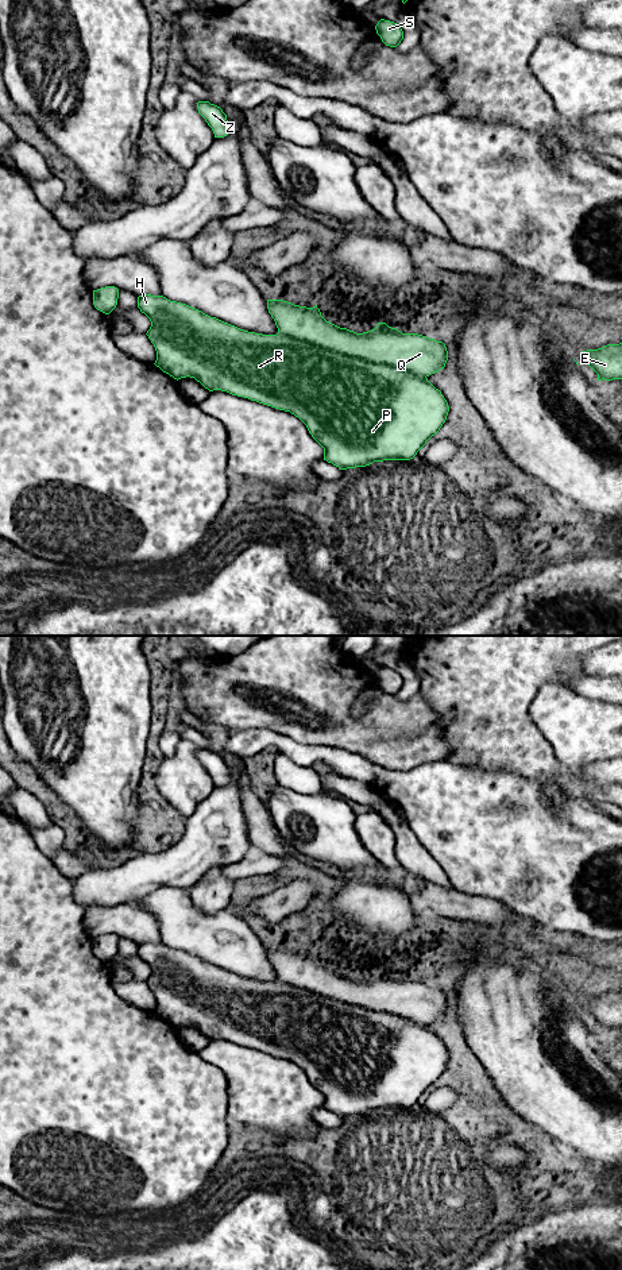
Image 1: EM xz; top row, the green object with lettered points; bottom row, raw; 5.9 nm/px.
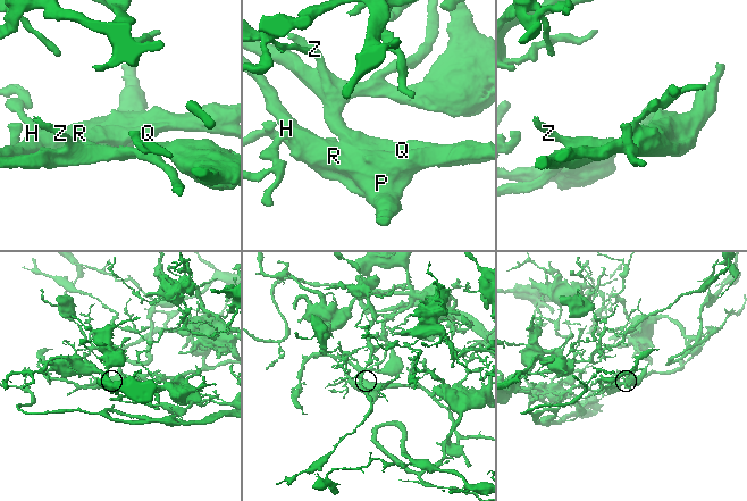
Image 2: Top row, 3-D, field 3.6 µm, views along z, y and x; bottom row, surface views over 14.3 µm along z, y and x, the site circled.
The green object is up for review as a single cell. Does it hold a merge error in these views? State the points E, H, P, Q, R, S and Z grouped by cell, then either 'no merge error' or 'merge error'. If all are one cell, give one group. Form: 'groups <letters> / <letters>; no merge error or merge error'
groups E H P Q R S Z; no merge error

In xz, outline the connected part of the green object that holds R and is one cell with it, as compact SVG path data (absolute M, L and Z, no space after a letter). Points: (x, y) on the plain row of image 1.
M142 942L138 945L138 956L151 969L146 983L155 995L157 1015L177 1028L190 1024L209 1039L221 1038L290 1059L324 1096L324 1108L340 1117L366 1115L383 1108L410 1108L447 1068L448 1050L428 1028L428 1024L444 1016L448 1008L443 989L418 981L402 981L386 970L378 970L368 980L356 981L327 969L317 953L306 956L283 947L267 947L268 961L278 976L277 983L240 977L163 943Z

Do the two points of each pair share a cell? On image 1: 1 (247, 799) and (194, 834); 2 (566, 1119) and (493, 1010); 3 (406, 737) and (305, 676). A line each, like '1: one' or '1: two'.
1: two
2: one
3: one

